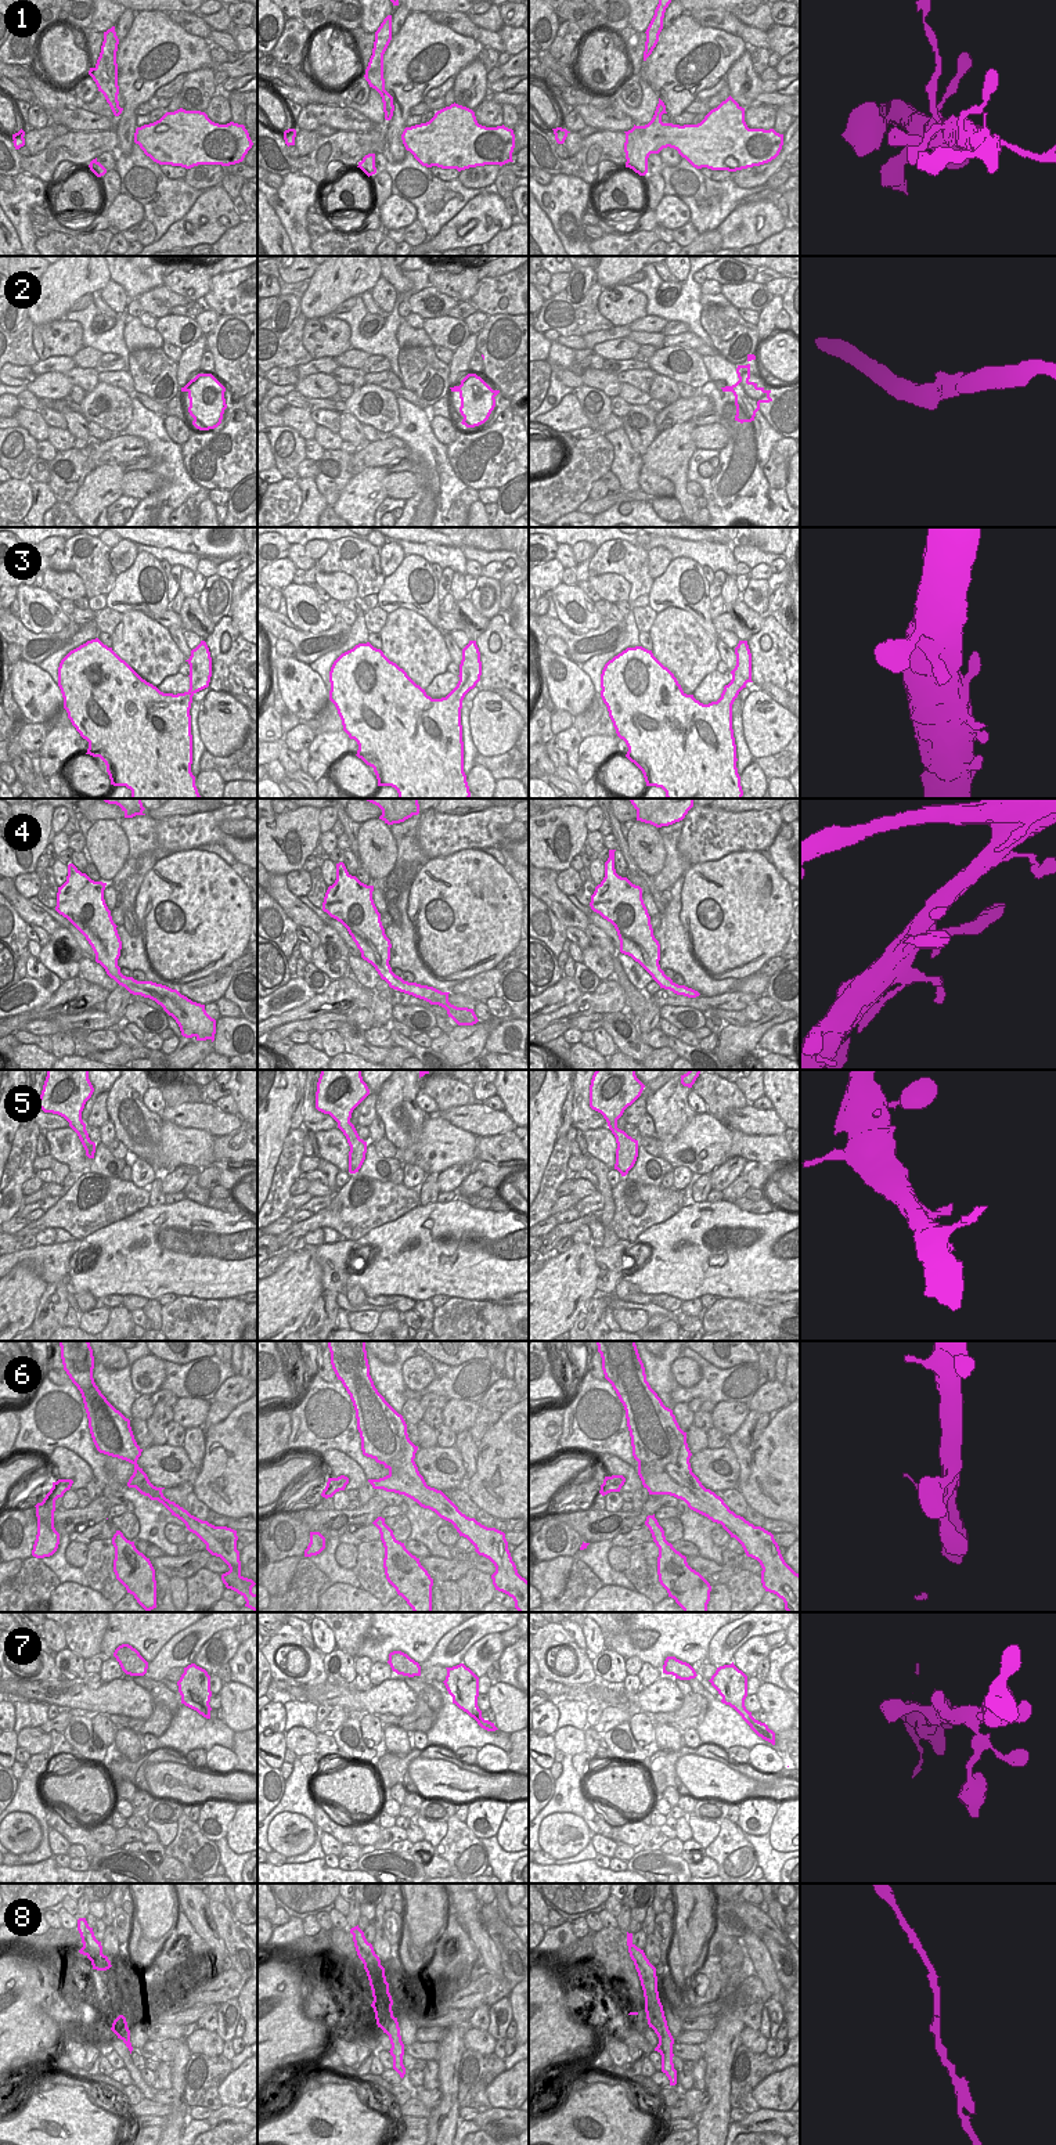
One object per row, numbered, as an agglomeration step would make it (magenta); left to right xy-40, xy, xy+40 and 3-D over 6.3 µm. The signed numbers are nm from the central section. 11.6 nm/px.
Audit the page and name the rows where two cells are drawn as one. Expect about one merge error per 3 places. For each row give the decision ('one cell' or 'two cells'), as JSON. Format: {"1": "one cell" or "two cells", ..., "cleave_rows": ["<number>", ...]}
{"1": "two cells", "2": "one cell", "3": "one cell", "4": "one cell", "5": "one cell", "6": "one cell", "7": "one cell", "8": "one cell", "cleave_rows": ["1"]}

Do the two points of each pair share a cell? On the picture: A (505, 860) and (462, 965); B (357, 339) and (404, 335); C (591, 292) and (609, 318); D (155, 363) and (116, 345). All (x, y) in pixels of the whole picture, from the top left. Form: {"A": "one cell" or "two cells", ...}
{"A": "two cells", "B": "two cells", "C": "two cells", "D": "two cells"}

